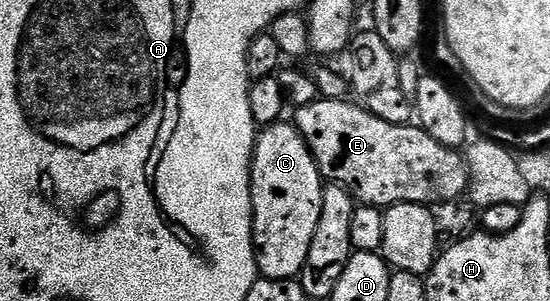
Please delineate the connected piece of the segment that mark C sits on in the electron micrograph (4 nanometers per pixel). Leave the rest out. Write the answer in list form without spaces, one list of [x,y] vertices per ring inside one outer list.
[[[280,122],[278,124],[268,124],[258,133],[255,142],[255,154],[251,157],[251,215],[253,217],[253,227],[251,238],[255,242],[255,267],[260,277],[268,280],[295,280],[305,266],[305,258],[309,258],[309,242],[313,242],[313,230],[317,230],[317,218],[321,218],[321,202],[323,201],[323,190],[325,181],[319,172],[317,162],[305,142],[305,138],[291,122]]]

